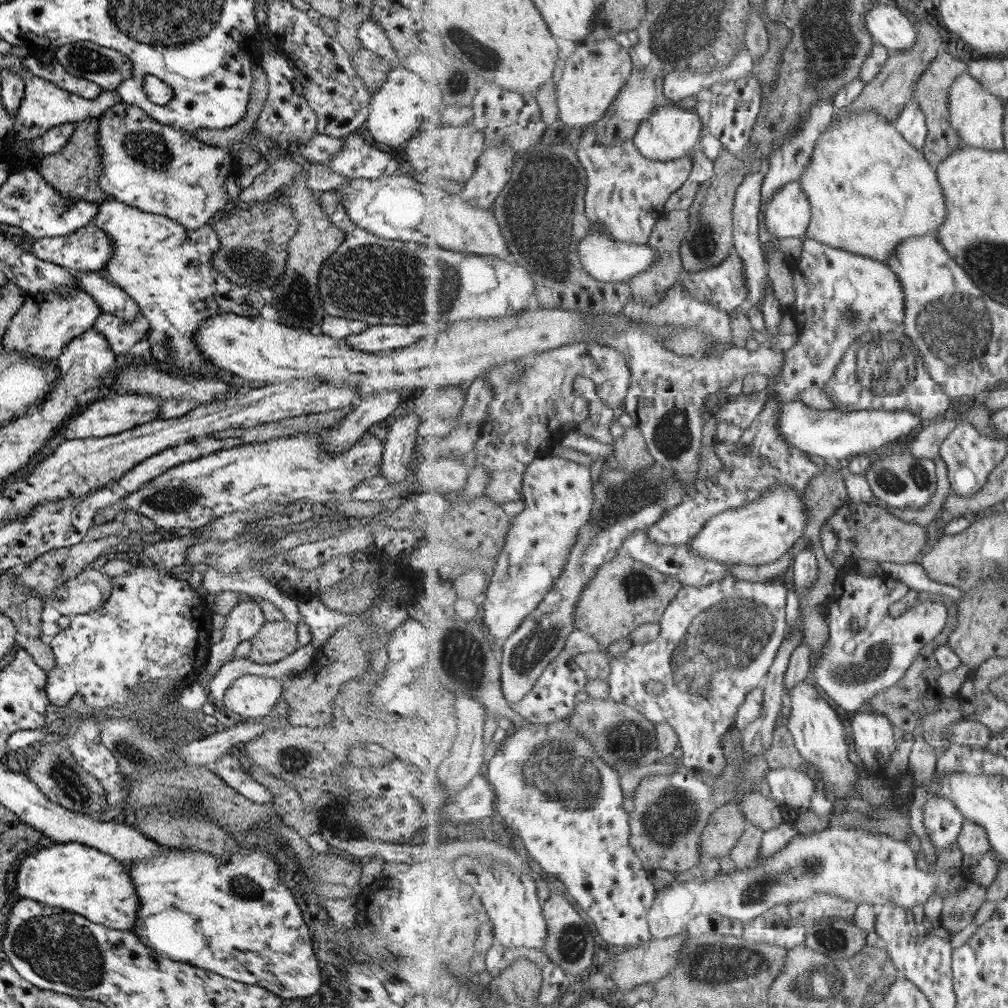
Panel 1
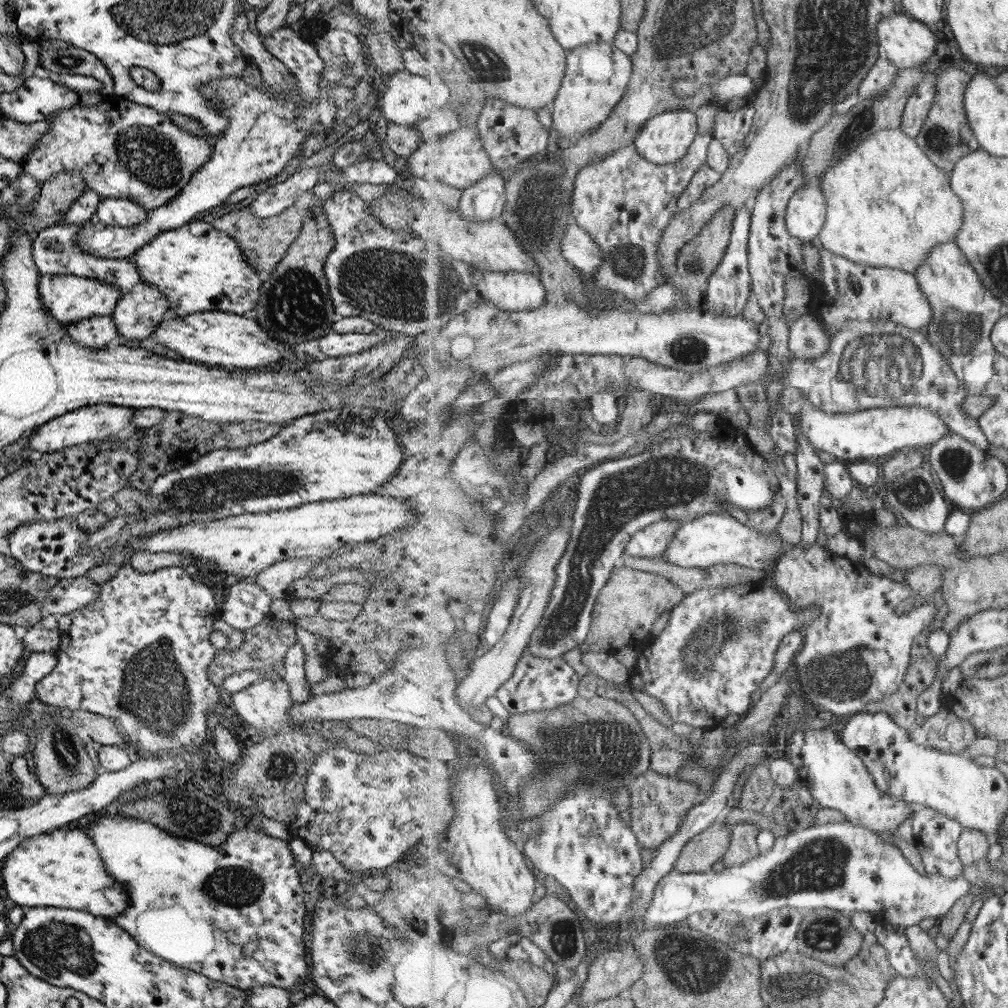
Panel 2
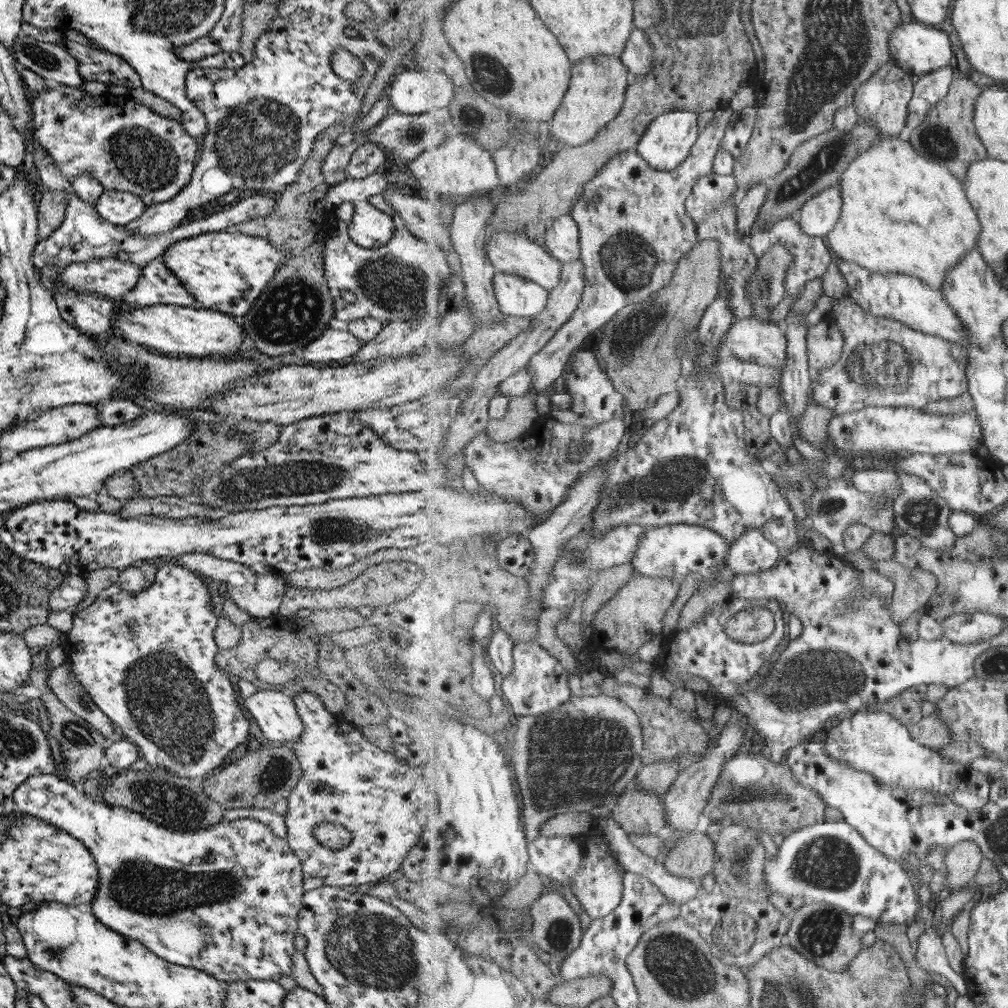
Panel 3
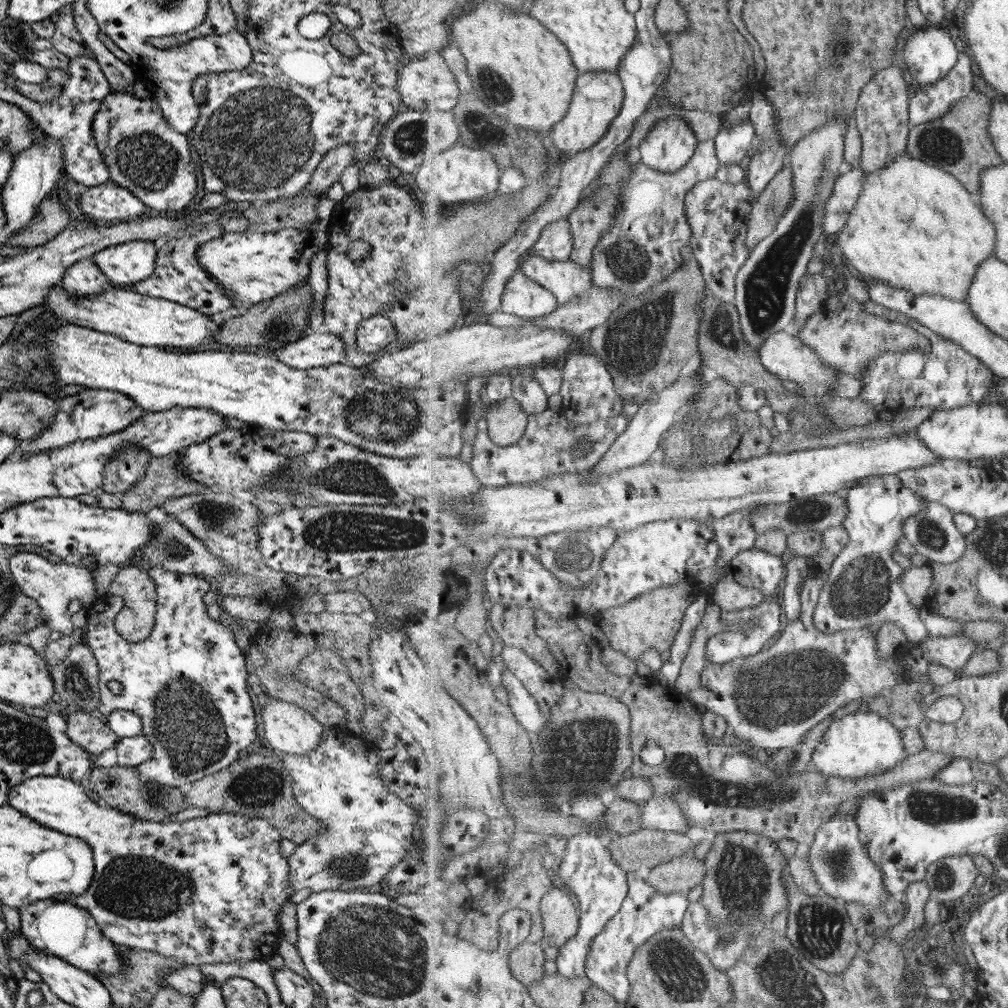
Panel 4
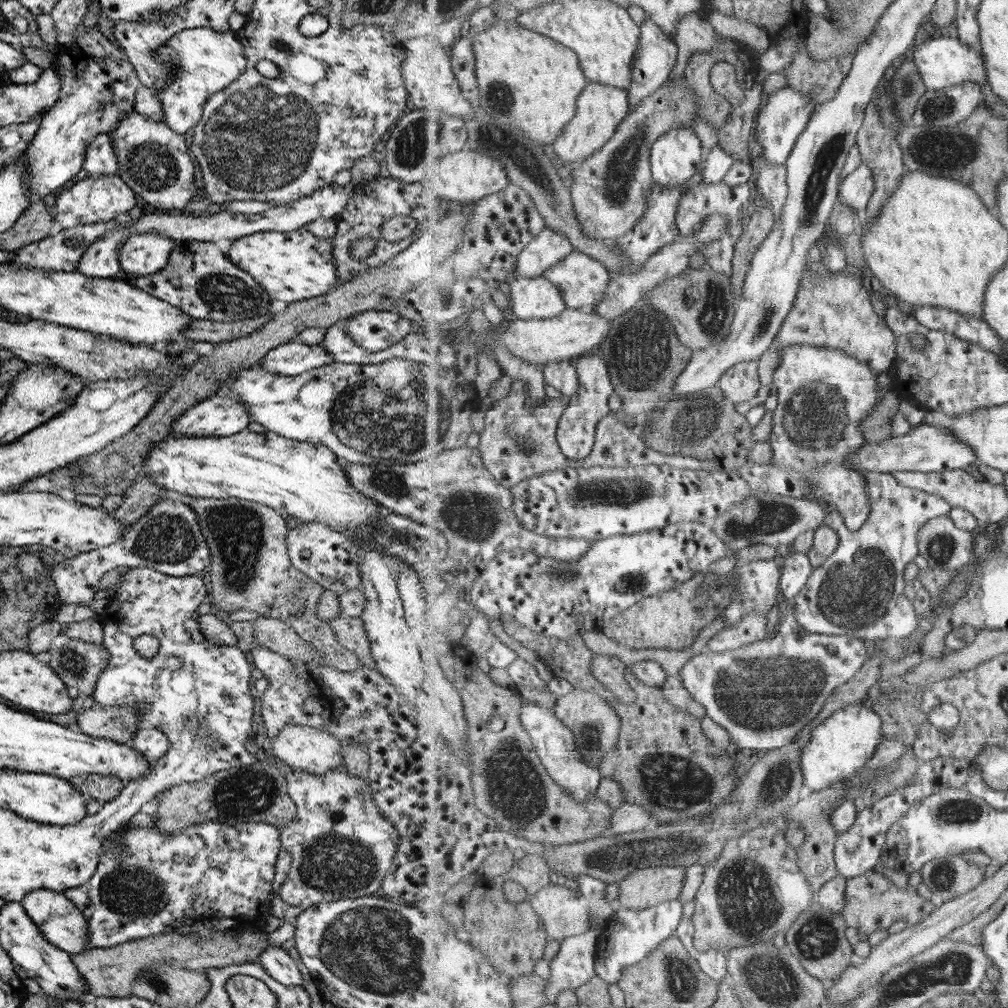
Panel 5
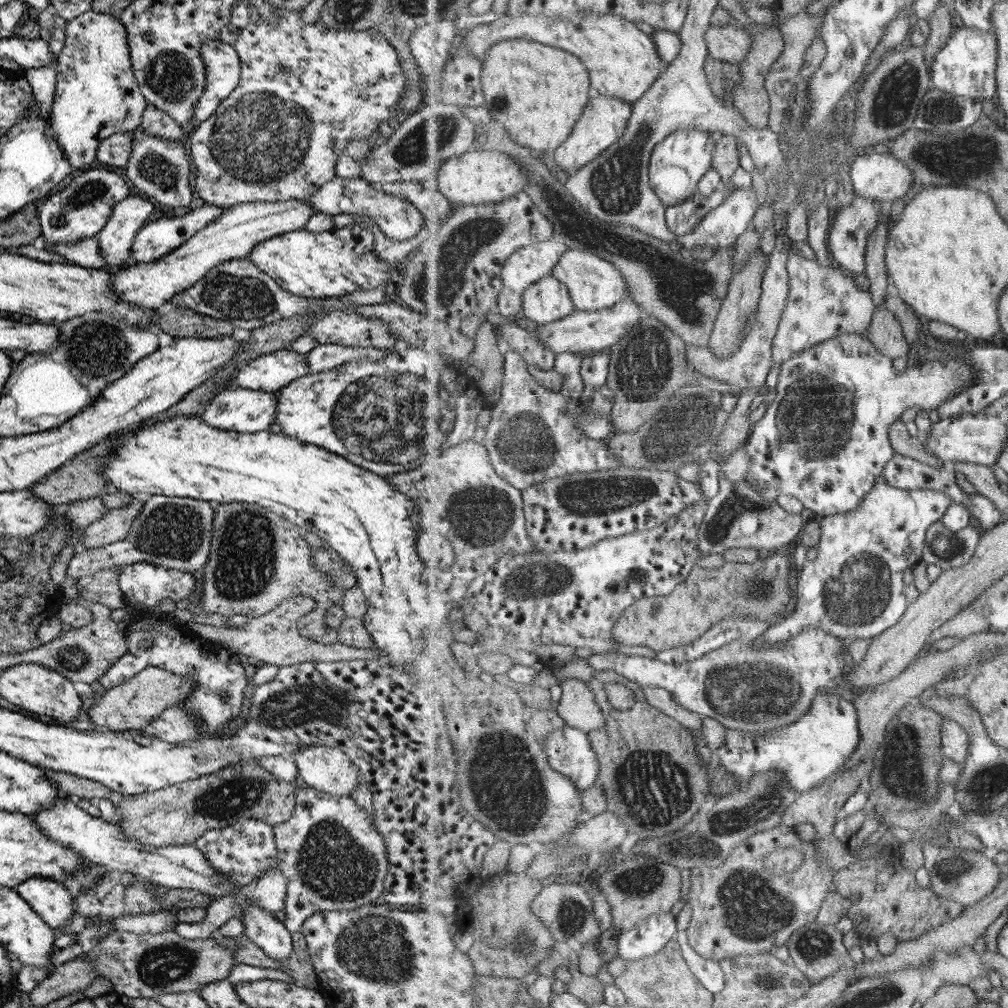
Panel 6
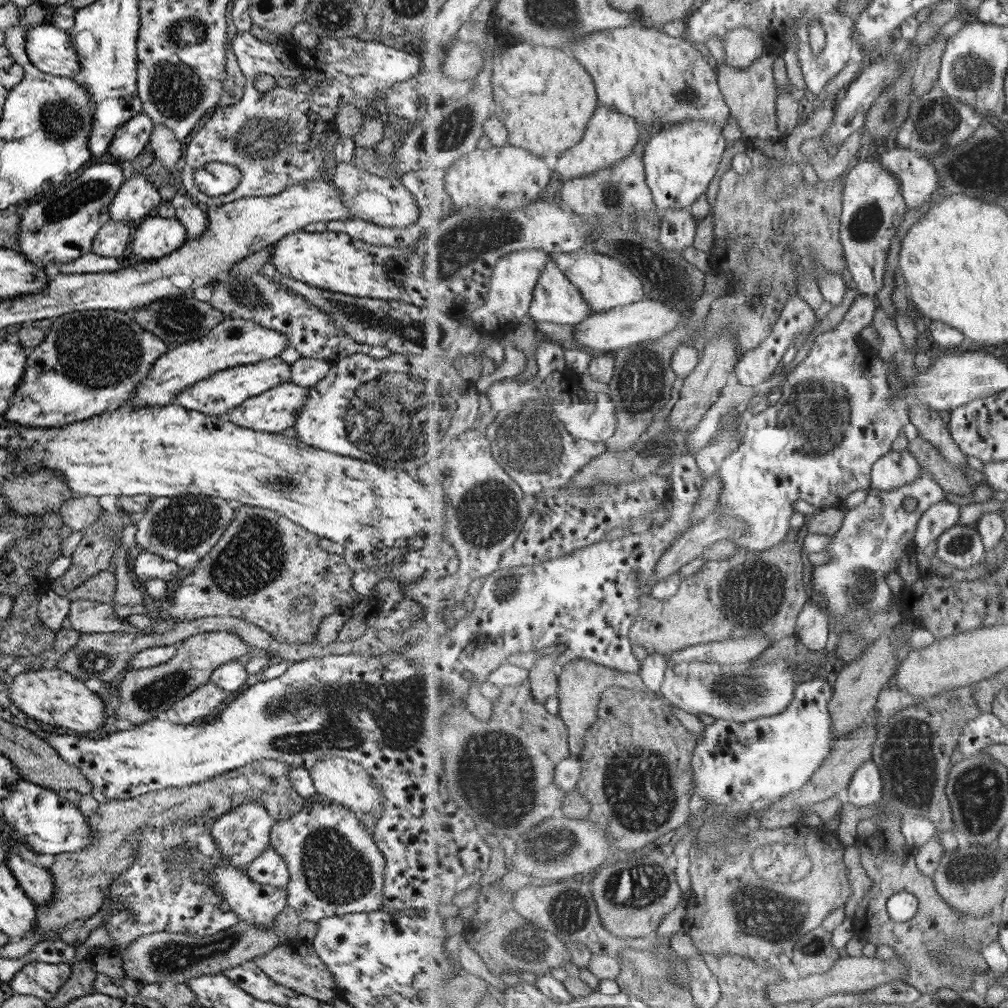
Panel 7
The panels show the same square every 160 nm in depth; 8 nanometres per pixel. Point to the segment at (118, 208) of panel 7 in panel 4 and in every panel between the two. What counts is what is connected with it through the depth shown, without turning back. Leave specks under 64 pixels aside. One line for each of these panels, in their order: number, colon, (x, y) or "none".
4: (83, 279)
5: (99, 259)
6: (112, 244)

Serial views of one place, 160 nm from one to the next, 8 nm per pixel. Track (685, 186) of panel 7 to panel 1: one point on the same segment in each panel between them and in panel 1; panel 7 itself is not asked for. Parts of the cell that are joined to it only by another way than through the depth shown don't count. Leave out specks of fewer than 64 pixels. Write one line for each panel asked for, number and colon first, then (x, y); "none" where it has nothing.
1: (671, 133)
2: (666, 139)
3: (669, 140)
4: (670, 145)
5: (677, 156)
6: (678, 164)

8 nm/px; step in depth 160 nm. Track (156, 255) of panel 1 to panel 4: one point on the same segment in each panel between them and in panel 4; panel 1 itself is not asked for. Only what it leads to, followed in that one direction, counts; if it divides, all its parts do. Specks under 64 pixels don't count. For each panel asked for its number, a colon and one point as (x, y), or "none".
2: (197, 269)
3: (225, 271)
4: (253, 267)

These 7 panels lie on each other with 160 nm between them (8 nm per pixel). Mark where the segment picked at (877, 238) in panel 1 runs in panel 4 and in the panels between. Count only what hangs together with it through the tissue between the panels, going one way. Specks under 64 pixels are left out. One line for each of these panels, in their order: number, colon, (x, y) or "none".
2: (889, 204)
3: (904, 214)
4: (917, 227)

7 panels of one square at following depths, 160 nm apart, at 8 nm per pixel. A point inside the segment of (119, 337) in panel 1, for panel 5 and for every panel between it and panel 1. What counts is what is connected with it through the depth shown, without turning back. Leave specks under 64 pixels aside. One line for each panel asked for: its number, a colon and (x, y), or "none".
2: (135, 315)
3: (156, 284)
4: (176, 277)
5: (198, 279)

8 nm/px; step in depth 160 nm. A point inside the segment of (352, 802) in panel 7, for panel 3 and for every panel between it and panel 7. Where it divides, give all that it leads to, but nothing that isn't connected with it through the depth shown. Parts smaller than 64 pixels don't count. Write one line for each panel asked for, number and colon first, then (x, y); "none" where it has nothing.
3: (274, 713)
4: (288, 729)
5: (311, 750)
6: (327, 769)

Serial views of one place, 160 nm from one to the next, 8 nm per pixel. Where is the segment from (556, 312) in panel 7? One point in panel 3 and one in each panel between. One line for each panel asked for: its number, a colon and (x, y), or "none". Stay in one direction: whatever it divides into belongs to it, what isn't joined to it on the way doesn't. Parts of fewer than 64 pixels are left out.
3: (517, 296)
4: (524, 297)
5: (532, 298)
6: (548, 300)

